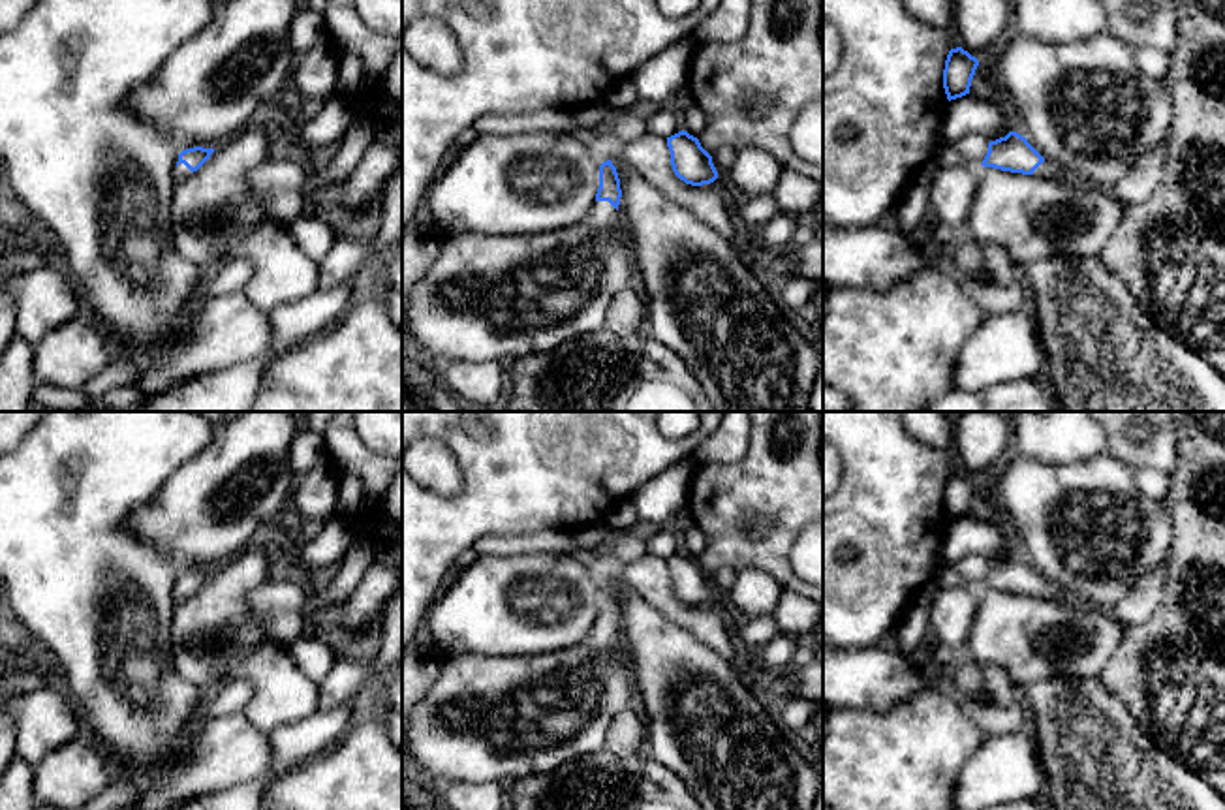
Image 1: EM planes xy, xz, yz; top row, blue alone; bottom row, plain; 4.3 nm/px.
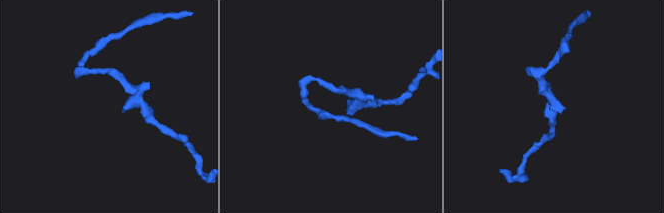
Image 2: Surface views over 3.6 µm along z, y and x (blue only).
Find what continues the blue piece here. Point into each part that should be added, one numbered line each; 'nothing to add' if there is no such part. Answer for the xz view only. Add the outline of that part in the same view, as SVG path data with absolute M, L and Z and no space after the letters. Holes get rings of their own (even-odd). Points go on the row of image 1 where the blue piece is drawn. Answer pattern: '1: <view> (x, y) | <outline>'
1: xz (604, 215) | M596 201L588 220L597 229L611 229L618 224L618 210L609 201Z

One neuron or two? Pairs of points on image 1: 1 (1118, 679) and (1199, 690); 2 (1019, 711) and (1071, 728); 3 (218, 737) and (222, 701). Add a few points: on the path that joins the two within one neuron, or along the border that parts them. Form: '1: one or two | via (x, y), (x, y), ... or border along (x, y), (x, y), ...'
1: one | via (1139, 679), (1178, 679)
2: two | border along (1021, 696), (1030, 711)
3: two | border along (241, 713), (201, 720)

